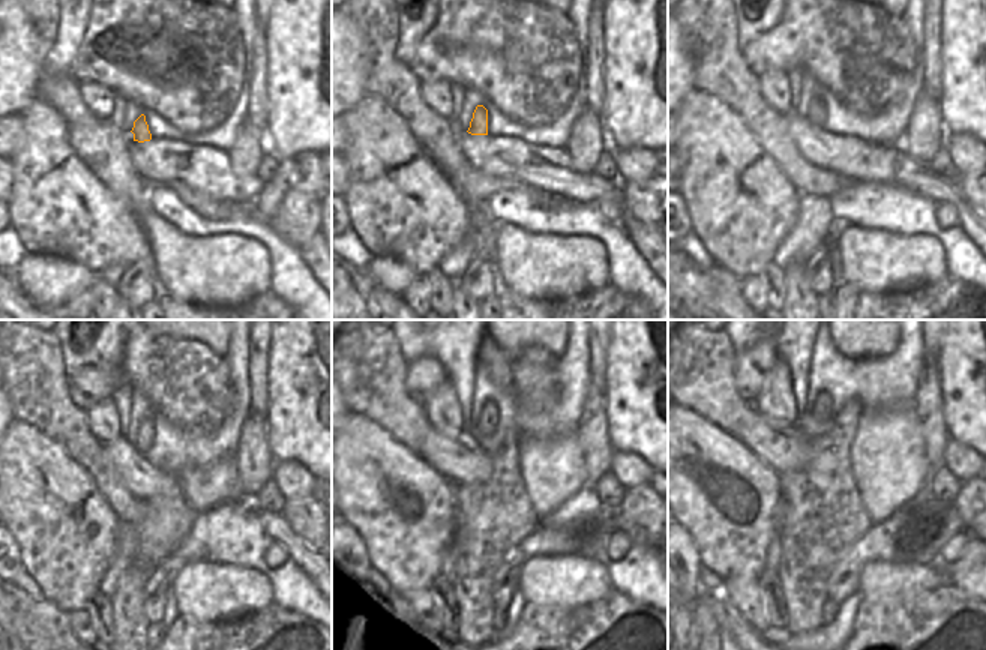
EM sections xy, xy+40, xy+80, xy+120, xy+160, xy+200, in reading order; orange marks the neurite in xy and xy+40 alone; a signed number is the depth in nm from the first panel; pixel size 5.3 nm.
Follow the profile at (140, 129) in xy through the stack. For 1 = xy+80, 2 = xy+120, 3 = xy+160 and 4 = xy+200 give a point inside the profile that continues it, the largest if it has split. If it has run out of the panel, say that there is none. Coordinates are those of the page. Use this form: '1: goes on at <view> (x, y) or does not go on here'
1: goes on at xy+80 (815, 114)
2: goes on at xy+120 (146, 436)
3: goes on at xy+160 (486, 424)
4: goes on at xy+200 (823, 410)

